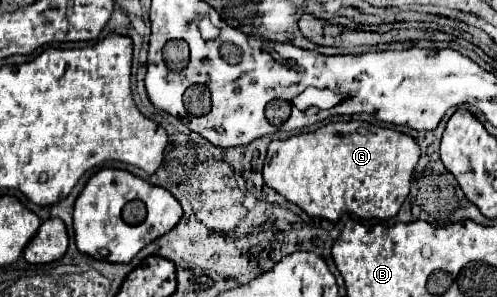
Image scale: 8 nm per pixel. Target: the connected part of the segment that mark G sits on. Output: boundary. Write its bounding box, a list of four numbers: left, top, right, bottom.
[263,120,419,222]

